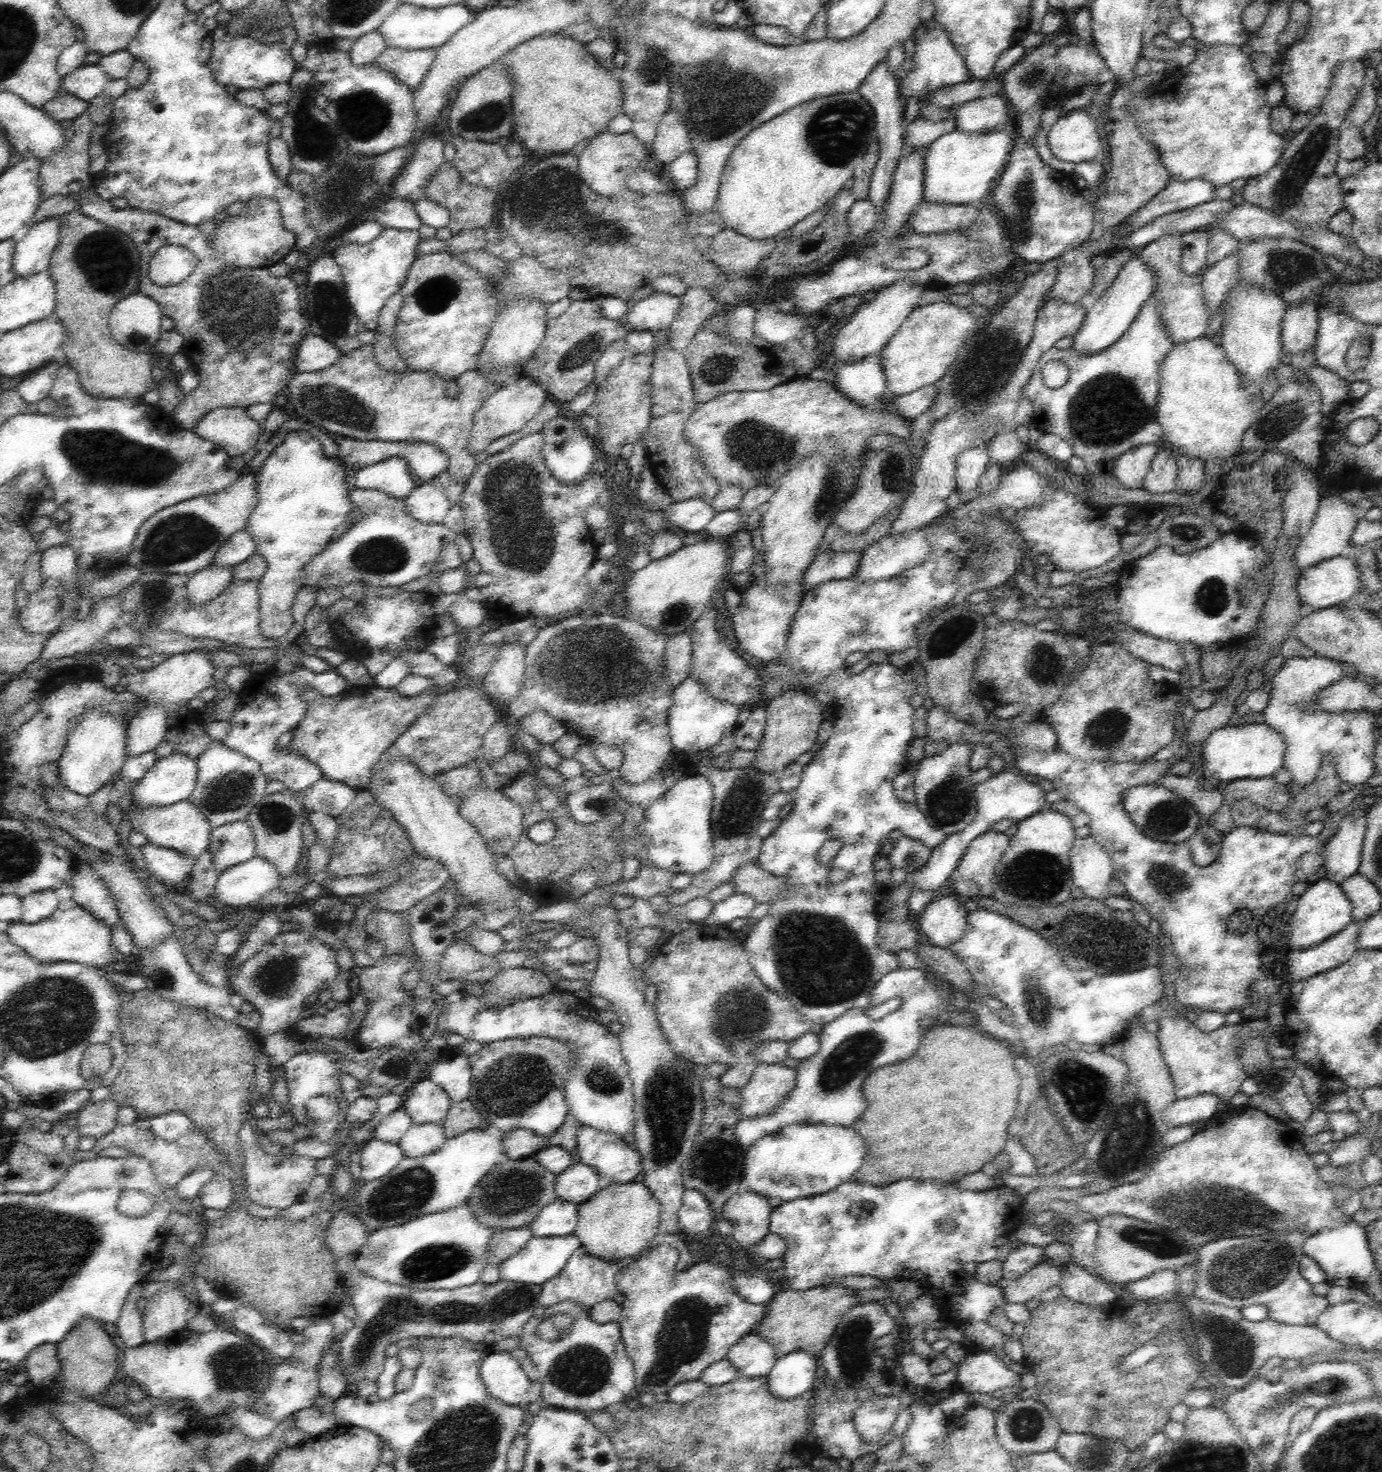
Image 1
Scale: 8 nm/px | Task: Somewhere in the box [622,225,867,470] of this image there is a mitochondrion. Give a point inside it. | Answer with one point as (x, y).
(718, 369)

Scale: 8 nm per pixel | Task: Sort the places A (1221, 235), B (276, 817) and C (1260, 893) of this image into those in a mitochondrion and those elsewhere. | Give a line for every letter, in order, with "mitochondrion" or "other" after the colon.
A: other
B: mitochondrion
C: other

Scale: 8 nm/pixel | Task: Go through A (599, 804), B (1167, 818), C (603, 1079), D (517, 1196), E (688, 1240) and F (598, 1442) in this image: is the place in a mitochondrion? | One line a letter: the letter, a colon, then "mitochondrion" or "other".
A: mitochondrion
B: mitochondrion
C: mitochondrion
D: mitochondrion
E: other
F: other

